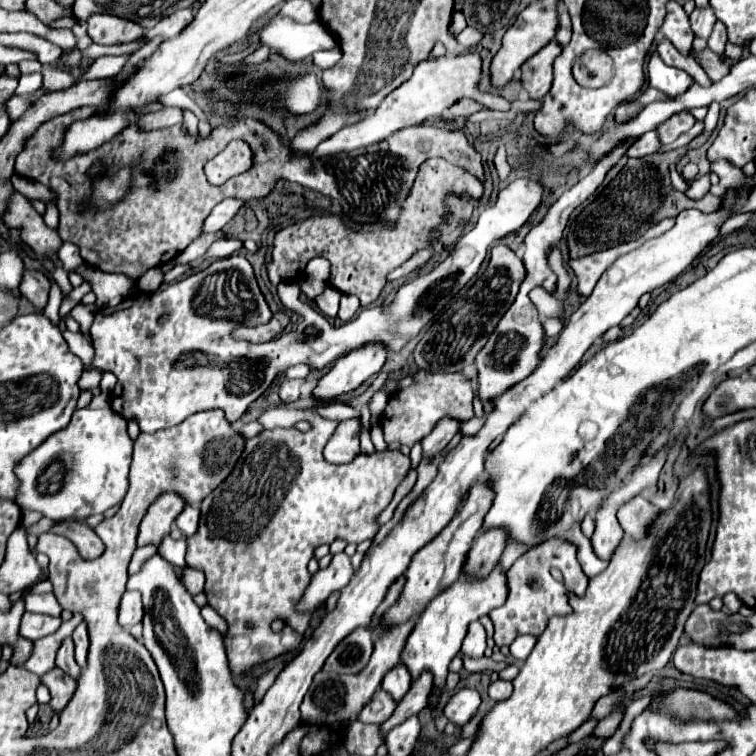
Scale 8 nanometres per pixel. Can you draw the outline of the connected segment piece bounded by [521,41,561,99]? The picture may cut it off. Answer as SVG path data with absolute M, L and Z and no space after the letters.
M551 41L521 67L521 83L531 99L543 99L551 89L551 63L561 53L561 45Z

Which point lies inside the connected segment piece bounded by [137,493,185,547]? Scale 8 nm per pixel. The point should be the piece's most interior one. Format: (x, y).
(156, 524)

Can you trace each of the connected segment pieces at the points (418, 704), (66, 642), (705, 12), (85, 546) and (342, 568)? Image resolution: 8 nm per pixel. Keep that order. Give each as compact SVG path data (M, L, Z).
M425 671L409 689L409 693L397 703L397 709L393 711L393 715L381 725L381 733L383 737L393 729L397 727L399 723L403 723L407 717L411 715L417 715L423 707L429 705L429 693L433 689L433 679L431 679L431 673Z
M65 637L59 651L57 651L57 667L71 673L71 675L77 675L81 673L79 665L75 663L75 657L73 657L73 639L71 637Z
M705 7L705 9L695 9L689 15L689 21L691 21L691 31L695 33L695 37L701 37L707 41L711 37L711 31L713 31L713 25L717 19L715 19L711 7Z
M69 521L69 523L61 523L61 525L55 525L51 529L53 533L59 533L59 535L65 535L67 539L73 541L73 545L79 549L79 553L85 557L85 559L95 559L103 553L103 541L99 539L99 535L95 535L95 531L91 527L87 527L85 523L75 523L75 521Z
M345 553L333 555L329 567L327 569L319 569L313 575L313 579L311 579L301 603L299 603L299 611L313 611L319 605L323 605L325 599L333 591L343 589L349 583L351 575L353 575L353 567L351 567L349 557Z

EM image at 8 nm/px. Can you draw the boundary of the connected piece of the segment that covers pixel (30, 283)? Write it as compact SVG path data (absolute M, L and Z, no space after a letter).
M27 271L23 277L23 283L19 285L23 297L27 297L37 311L43 311L47 307L47 299L49 299L49 289L51 289L51 281L47 279L45 273L41 271Z

